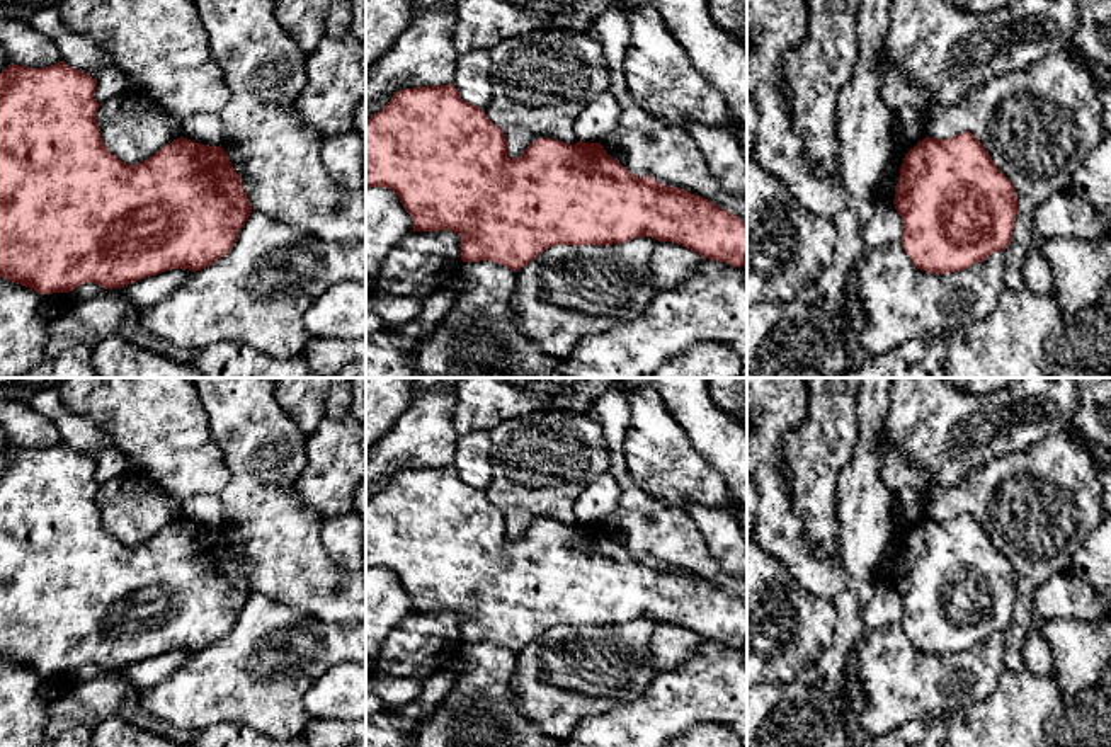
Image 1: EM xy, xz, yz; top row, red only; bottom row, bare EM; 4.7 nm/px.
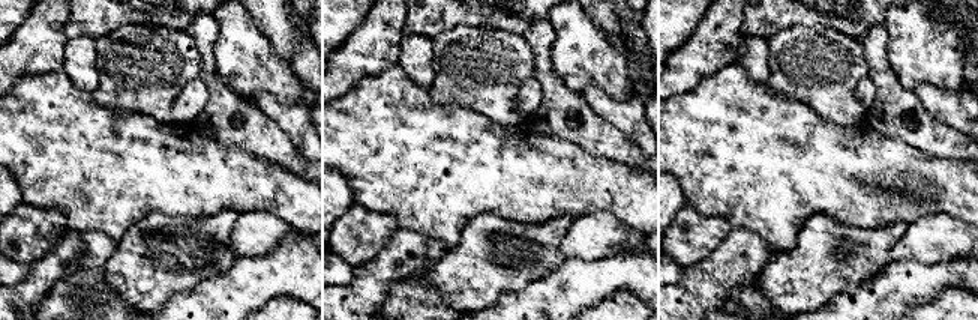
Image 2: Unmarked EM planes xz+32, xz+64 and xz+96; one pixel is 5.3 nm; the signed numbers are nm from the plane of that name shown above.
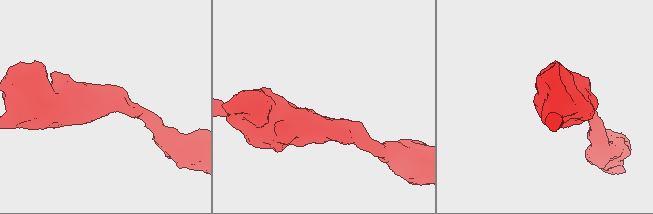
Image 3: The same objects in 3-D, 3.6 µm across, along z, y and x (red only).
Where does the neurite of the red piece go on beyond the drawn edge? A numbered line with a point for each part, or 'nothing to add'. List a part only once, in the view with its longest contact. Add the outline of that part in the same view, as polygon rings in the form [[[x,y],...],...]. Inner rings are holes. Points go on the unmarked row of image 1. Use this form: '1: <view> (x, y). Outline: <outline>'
nothing to add

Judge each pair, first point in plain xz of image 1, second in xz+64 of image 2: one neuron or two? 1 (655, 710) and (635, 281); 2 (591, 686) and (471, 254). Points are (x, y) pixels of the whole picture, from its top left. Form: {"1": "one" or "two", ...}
{"1": "one", "2": "one"}

